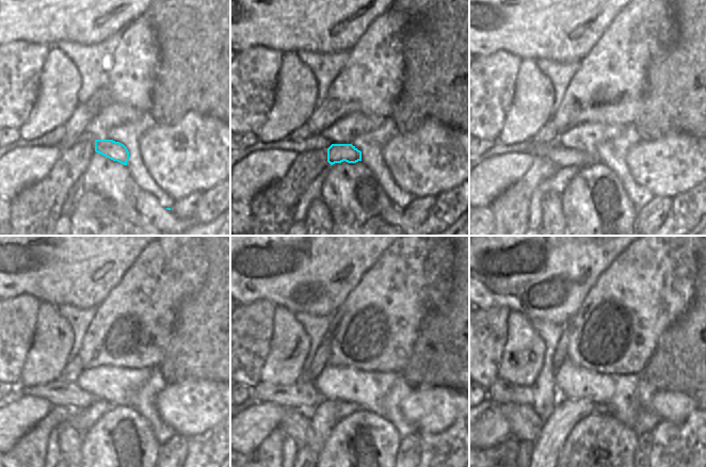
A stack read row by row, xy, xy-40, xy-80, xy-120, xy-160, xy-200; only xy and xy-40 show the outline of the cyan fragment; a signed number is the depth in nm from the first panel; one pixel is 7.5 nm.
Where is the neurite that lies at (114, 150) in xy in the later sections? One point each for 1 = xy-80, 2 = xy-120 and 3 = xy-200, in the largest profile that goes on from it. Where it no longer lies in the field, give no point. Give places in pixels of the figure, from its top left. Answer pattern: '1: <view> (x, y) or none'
1: xy-80 (562, 157)
2: xy-120 (59, 392)
3: xy-200 (500, 391)

